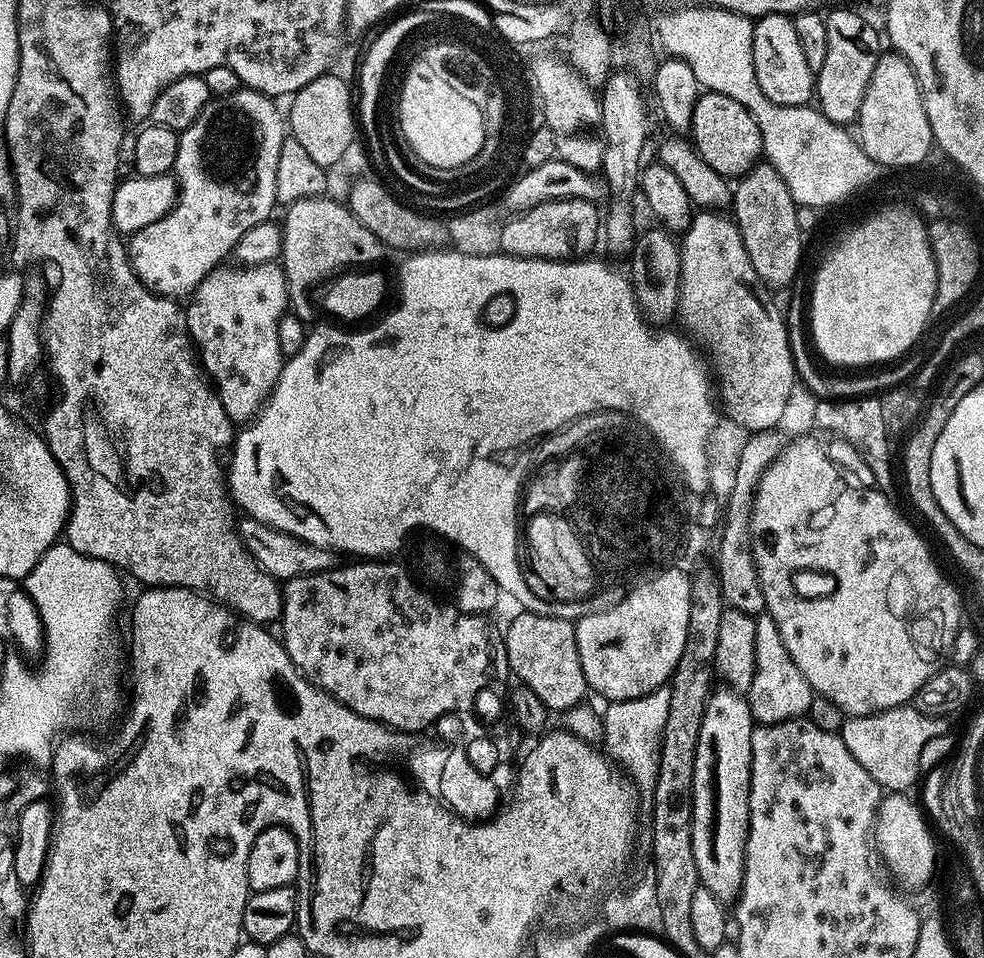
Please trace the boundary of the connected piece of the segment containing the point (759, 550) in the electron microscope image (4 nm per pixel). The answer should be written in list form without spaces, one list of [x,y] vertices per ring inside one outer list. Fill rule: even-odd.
[[[800,436],[797,440],[789,439],[781,450],[780,457],[762,474],[752,503],[752,549],[758,570],[758,582],[762,586],[764,612],[770,618],[774,618],[774,626],[778,626],[778,634],[782,634],[786,650],[790,650],[794,666],[802,670],[802,675],[806,677],[806,682],[810,682],[813,693],[834,702],[834,706],[844,711],[845,717],[869,716],[875,712],[905,707],[926,683],[926,678],[930,678],[937,670],[945,667],[952,651],[952,643],[955,642],[956,632],[962,627],[960,596],[956,593],[955,586],[940,573],[931,550],[924,545],[923,538],[912,529],[911,522],[884,497],[887,495],[883,491],[872,488],[855,488],[854,485],[847,484],[843,474],[832,465],[831,458],[824,453],[823,446],[812,436]],[[792,572],[798,572],[804,578],[828,580],[828,588],[816,592],[796,588]]]

